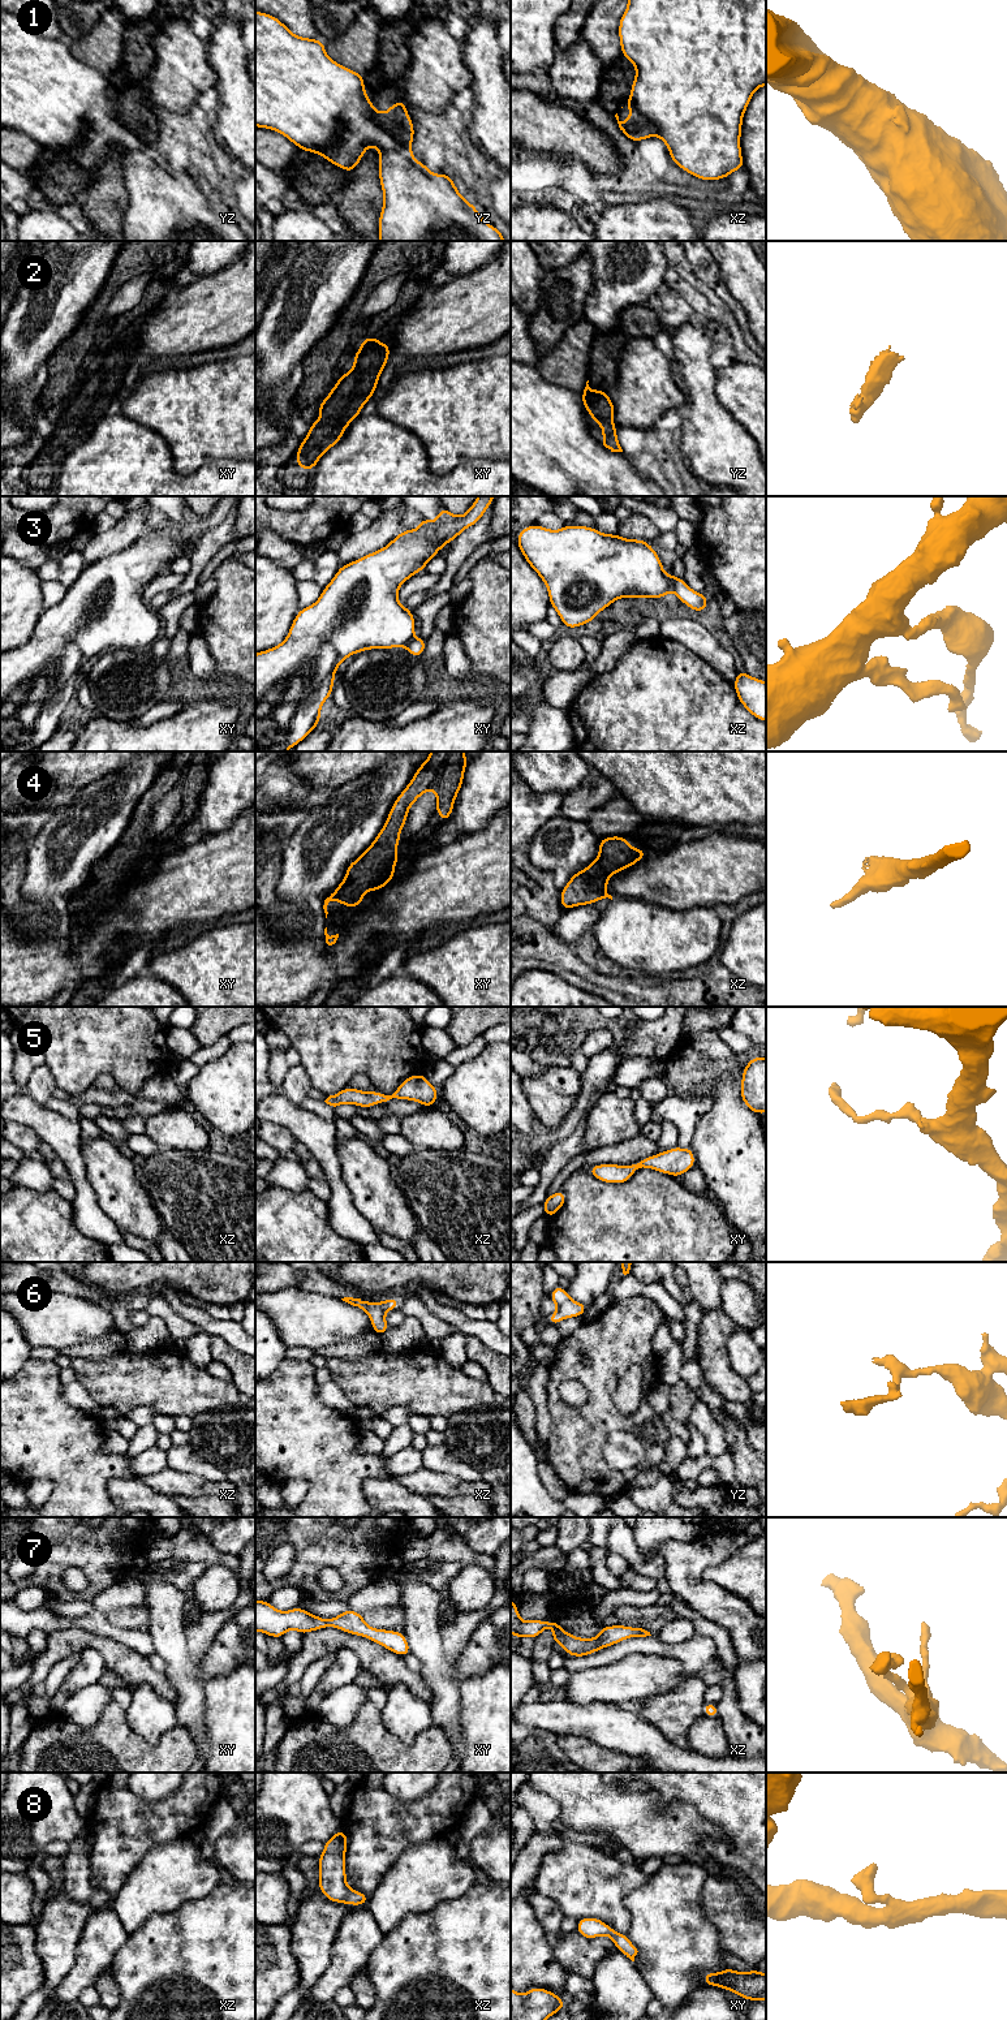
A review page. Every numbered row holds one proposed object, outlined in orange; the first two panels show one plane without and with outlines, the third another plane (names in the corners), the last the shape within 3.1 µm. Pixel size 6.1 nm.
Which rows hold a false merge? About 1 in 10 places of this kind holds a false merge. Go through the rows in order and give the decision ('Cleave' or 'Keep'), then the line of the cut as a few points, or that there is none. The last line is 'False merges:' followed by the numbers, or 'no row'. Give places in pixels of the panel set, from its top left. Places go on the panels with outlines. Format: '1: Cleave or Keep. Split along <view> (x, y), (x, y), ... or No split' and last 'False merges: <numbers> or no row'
1: Cleave. Split along yz (369, 103), (371, 115), (396, 138), (409, 145)
2: Keep. No split
3: Cleave. Split along xz (667, 576), (671, 590)
4: Keep. No split
5: Keep. No split
6: Keep. No split
7: Keep. No split
8: Keep. No split
False merges: 1, 3

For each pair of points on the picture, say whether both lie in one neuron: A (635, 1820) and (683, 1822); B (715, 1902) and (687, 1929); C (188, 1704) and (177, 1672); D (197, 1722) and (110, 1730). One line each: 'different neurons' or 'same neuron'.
A: same neuron
B: different neurons
C: same neuron
D: different neurons

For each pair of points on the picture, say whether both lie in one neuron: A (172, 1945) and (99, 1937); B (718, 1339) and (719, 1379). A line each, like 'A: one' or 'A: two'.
A: two
B: one

